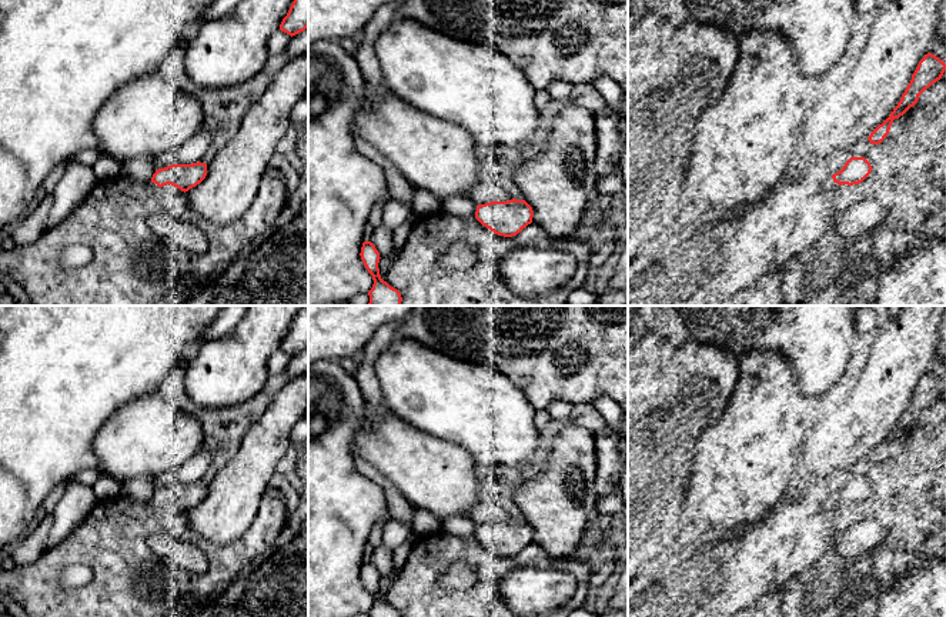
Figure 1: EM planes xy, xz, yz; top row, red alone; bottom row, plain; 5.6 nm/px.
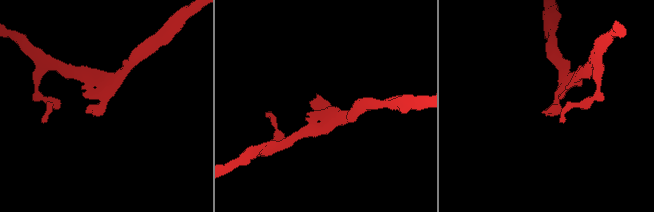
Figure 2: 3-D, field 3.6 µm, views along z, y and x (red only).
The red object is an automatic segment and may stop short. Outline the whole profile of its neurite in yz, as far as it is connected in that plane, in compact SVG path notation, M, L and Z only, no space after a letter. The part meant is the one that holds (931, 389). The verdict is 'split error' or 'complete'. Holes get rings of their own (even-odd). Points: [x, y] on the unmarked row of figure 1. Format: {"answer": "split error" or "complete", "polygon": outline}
{"answer": "complete", "polygon": "M932 373L925 374L925 377L919 381L917 388L912 394L912 400L907 404L905 413L902 414L902 418L897 426L893 428L890 436L882 444L879 444L868 457L870 464L882 463L889 454L893 440L899 438L910 427L913 427L917 423L919 416L933 403L942 398L945 390L945 381L942 381Z"}

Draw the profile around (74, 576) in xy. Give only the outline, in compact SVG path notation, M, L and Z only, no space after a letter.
M83 564L67 566L57 578L61 588L80 588L91 581L91 570Z

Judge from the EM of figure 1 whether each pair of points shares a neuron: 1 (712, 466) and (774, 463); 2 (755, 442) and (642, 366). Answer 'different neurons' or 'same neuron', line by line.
1: same neuron
2: different neurons

